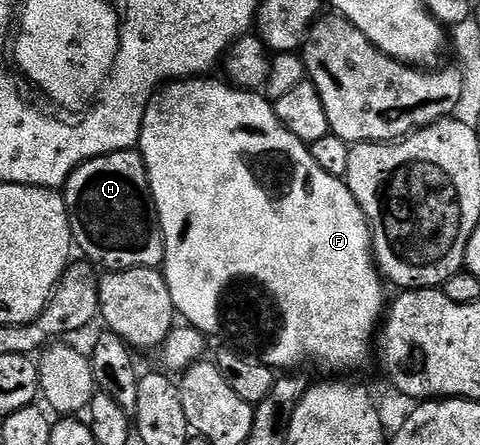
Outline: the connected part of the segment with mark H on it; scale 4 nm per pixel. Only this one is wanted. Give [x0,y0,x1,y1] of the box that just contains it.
[62,149,164,272]

